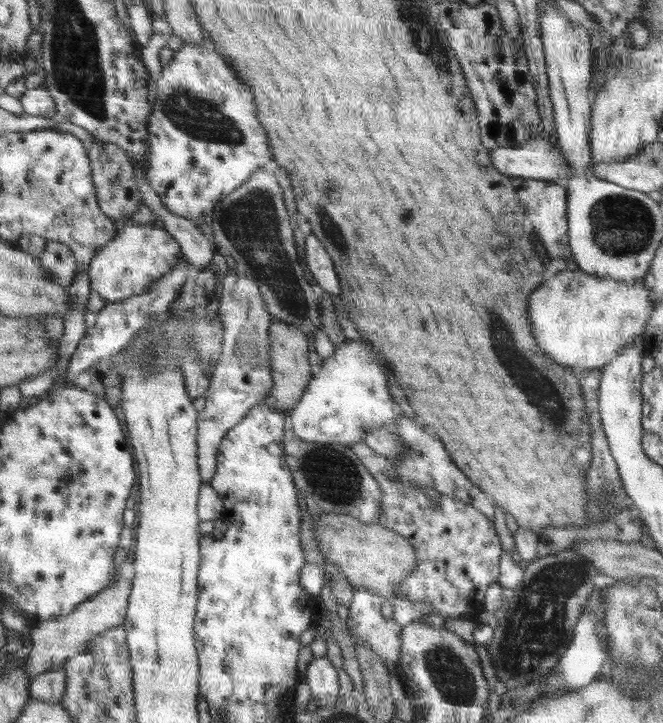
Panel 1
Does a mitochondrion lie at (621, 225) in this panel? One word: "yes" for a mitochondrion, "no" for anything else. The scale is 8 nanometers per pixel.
yes

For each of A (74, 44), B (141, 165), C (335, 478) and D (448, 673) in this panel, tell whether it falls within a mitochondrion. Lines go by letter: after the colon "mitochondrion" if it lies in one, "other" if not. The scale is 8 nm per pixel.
A: mitochondrion
B: other
C: mitochondrion
D: mitochondrion

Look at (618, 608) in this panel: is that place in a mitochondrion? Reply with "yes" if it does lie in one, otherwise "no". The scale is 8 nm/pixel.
no

